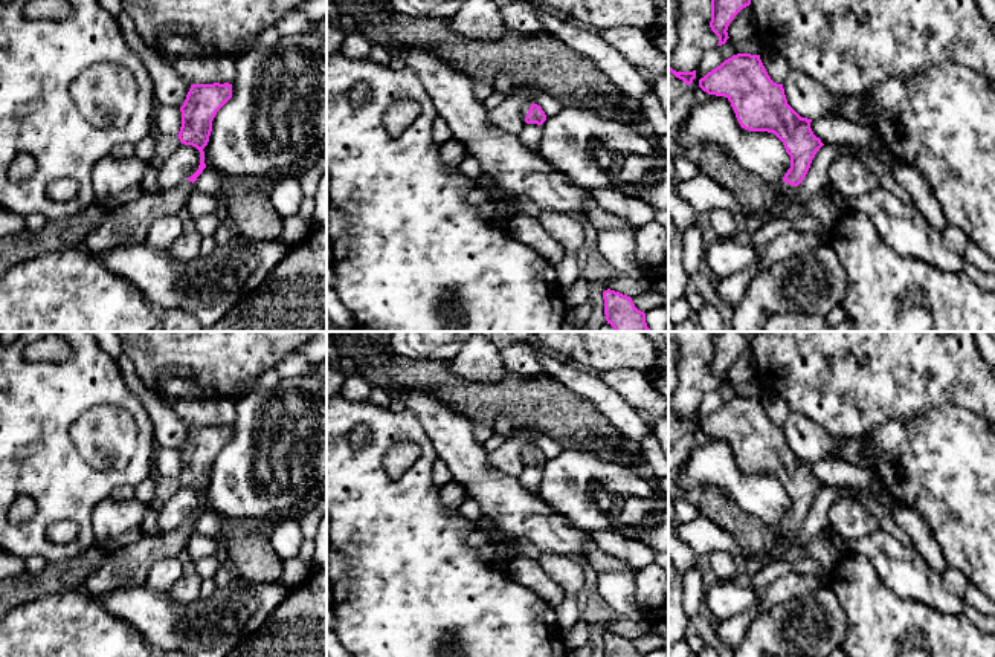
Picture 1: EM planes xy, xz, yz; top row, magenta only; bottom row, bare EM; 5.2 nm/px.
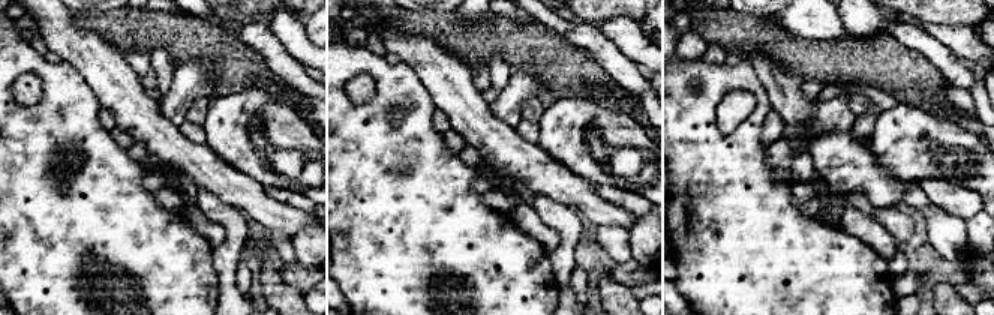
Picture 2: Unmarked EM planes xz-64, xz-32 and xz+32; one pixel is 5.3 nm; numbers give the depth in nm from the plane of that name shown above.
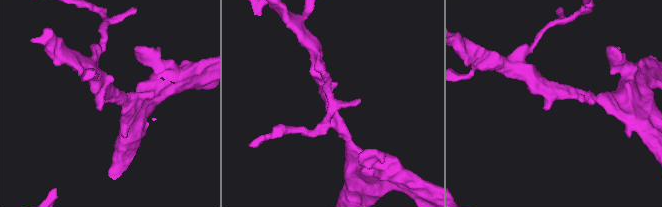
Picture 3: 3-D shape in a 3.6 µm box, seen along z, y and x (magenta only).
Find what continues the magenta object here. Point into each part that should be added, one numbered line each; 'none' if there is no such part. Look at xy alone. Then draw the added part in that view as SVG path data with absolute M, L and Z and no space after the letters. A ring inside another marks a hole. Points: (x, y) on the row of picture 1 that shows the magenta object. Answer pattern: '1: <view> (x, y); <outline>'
1: xy (128, 223); M186 179L163 193L145 193L137 200L118 205L87 234L84 248L96 255L114 248L143 243L151 223L162 215L177 215L186 206L192 191L192 182Z

